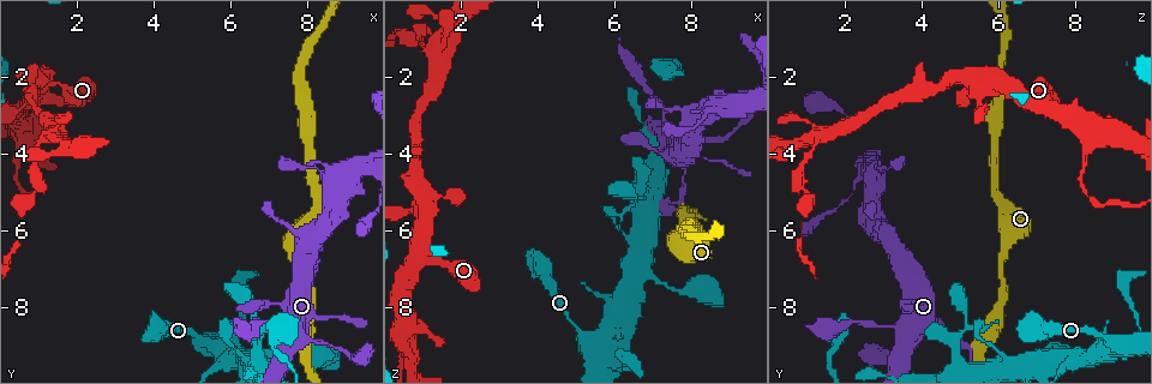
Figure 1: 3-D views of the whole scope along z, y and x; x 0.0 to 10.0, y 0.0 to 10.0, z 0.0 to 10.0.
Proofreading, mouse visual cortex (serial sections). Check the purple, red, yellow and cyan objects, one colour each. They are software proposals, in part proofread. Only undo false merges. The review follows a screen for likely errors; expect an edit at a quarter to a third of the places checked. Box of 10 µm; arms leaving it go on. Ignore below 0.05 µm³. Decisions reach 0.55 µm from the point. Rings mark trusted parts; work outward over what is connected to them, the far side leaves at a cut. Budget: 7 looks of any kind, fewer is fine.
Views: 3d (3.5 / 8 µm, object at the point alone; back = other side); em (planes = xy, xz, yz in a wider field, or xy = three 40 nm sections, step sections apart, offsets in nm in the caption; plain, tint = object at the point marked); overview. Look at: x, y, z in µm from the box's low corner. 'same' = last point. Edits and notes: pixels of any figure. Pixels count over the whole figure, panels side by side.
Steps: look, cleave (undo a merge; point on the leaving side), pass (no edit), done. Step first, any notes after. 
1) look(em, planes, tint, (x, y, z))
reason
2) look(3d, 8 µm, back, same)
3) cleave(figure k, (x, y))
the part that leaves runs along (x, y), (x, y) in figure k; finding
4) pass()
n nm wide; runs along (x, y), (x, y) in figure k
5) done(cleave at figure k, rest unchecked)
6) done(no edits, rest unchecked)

look(3d, 3.5 µm, back, (1.15, 1.95, 5.55))
looks like a crossing

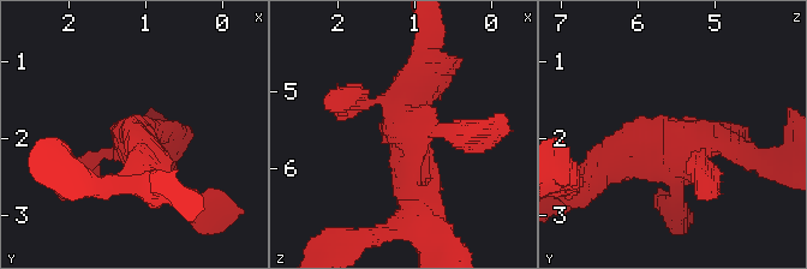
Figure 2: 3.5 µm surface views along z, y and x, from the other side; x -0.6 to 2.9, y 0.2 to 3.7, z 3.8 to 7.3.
look(em, xy, step 1, tint, (1.10, 1.95, 5.60))

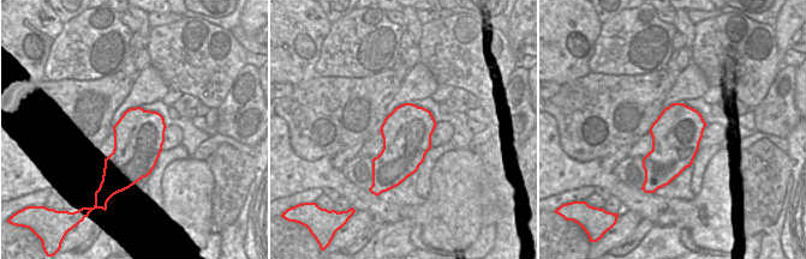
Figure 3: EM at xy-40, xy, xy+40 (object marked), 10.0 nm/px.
pass()
runs along (596, 171), (633, 137), (737, 148) in figure 2; one cell here

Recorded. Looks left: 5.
look(3d, 3.5 µm, (0.95, 5.05, 1.05))
thick turns thin

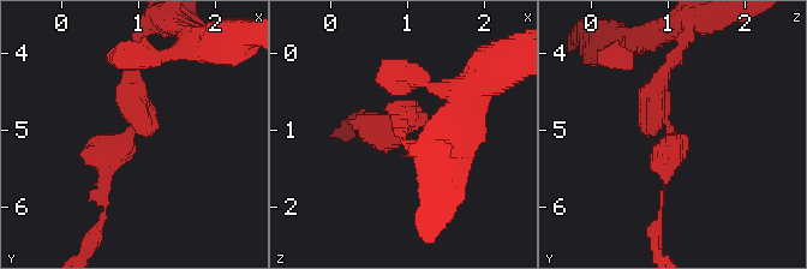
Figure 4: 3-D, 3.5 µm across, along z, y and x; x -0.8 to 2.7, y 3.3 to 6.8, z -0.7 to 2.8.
look(em, xy, step 2, tint, (0.85, 5.05, 1.05))
arms of 150, 200 nm

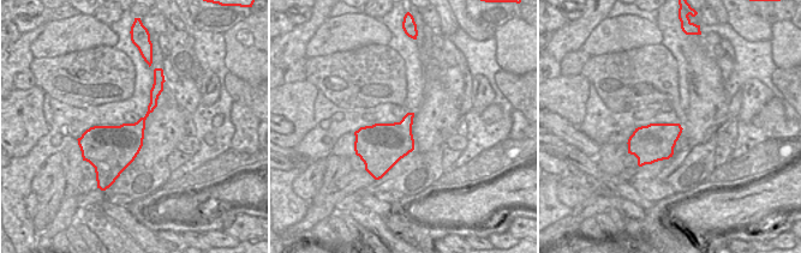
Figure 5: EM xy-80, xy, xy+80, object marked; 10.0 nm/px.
cleave(figure 4, (113, 167))
the part that leaves runs along (130, 131), (107, 157), (103, 216), (93, 238) in figure 4; a second cell is stuck on

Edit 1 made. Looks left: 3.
look(3d, 8 µm, (6.70, 8.80, 4.95))
branch point

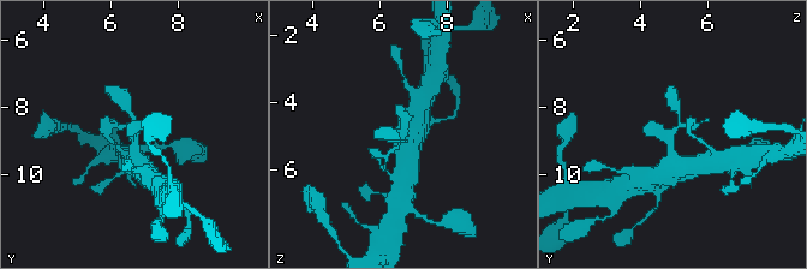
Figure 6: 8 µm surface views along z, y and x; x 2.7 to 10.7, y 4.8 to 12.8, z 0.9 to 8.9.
look(3d, 3.5 µm, same)
zoom in

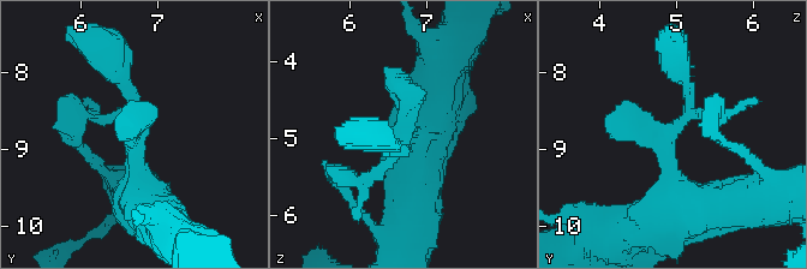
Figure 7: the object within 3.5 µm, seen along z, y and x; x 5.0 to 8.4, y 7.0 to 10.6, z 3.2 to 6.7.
look(em, xy, step 2, tint, (6.65, 8.85, 4.90))

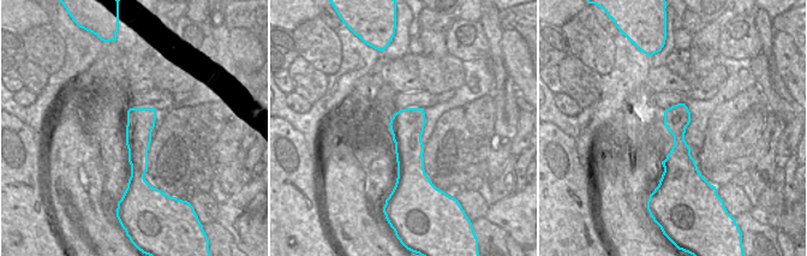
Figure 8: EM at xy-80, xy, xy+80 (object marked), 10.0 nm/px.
pass()
runs along (153, 216), (115, 69) in figure 7; continuous, no second cell

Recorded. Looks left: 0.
done(cleave at figure 4, rest unchecked)

